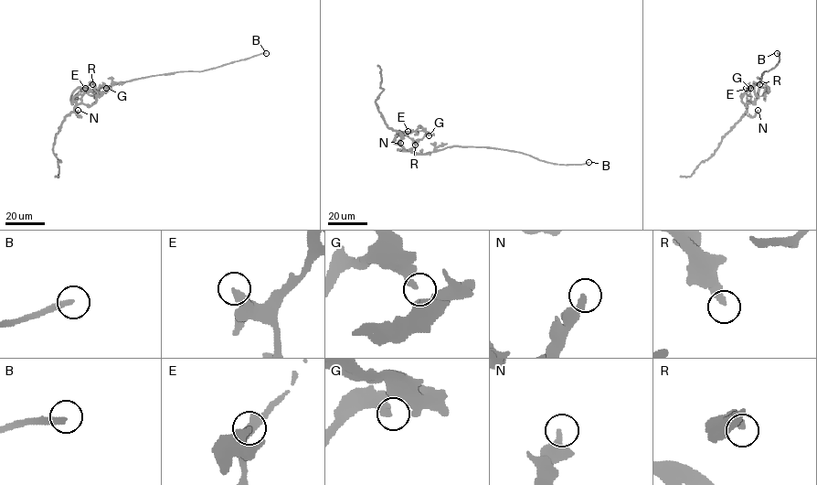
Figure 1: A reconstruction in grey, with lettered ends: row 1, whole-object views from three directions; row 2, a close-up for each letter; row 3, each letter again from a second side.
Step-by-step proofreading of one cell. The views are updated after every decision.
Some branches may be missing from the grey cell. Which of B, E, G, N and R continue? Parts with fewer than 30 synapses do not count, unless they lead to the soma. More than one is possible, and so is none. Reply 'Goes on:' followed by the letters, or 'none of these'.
Goes on: B

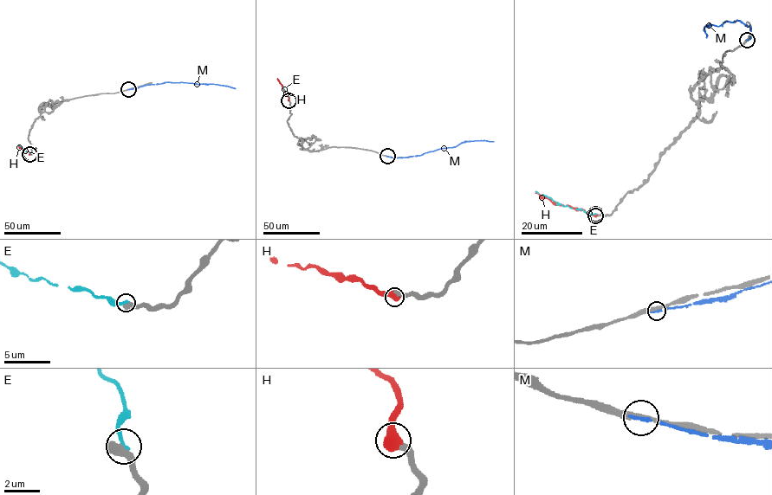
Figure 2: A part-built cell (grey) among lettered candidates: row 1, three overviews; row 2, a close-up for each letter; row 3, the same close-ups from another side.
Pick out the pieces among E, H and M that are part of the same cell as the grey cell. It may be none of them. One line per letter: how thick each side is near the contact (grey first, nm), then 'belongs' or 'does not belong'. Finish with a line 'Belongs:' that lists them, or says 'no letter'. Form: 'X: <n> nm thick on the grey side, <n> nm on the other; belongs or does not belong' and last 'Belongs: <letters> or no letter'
E: 600 nm thick on the grey side, 260 nm on the other; does not belong
H: 600 nm thick on the grey side, 750 nm on the other; belongs
M: 300 nm thick on the grey side, 240 nm on the other; does not belong
Belongs: H

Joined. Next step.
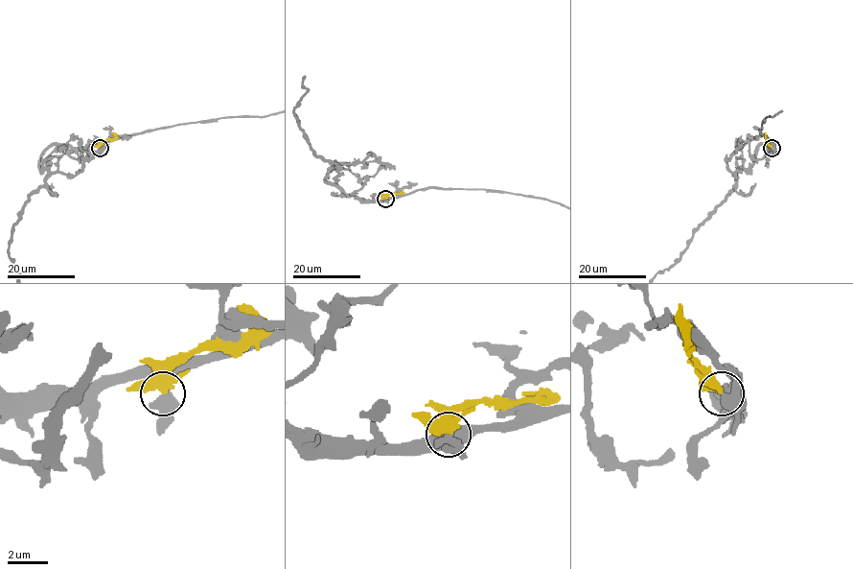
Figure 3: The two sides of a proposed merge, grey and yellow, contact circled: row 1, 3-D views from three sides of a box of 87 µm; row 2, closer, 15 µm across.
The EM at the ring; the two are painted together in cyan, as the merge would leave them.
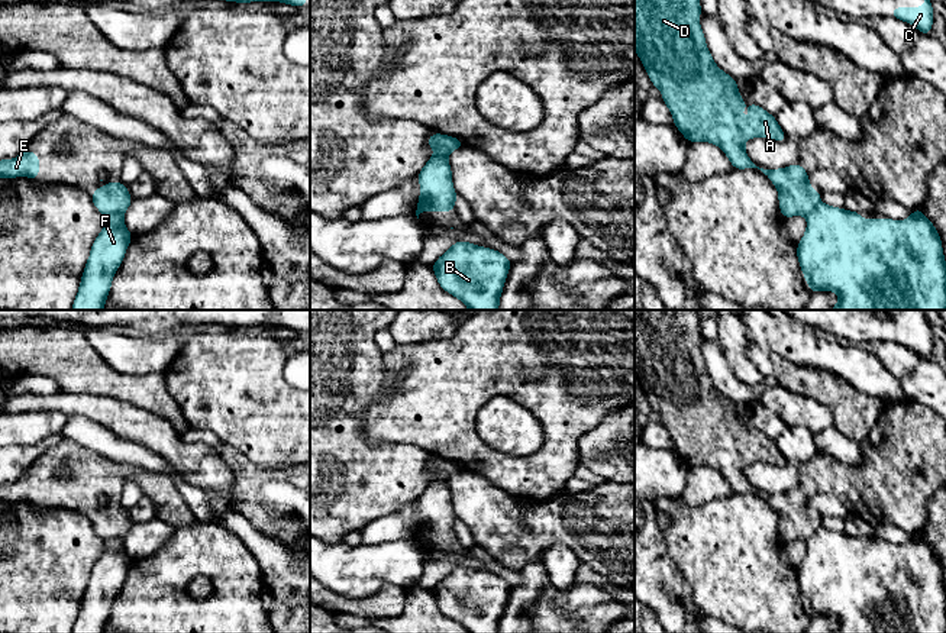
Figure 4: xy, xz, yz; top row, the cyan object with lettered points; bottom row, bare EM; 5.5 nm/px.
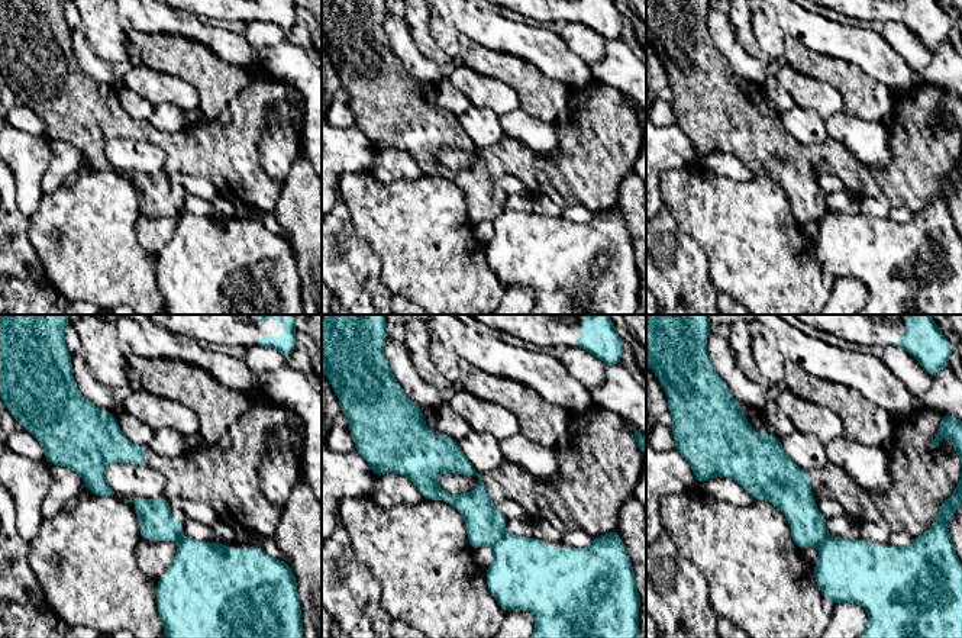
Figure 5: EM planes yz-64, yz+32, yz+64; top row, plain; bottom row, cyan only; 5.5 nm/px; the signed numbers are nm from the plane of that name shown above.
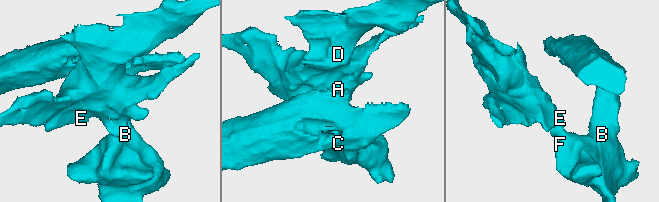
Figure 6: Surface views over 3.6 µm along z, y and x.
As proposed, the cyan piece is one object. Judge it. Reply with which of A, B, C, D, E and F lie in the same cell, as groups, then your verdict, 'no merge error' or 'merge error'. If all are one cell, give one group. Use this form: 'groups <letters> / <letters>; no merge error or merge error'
groups A D E / B C F; merge error

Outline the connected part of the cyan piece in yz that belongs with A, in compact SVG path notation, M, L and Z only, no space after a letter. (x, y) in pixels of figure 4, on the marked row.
M635 0L635 52L643 62L652 85L661 90L661 98L669 109L675 127L682 133L688 143L710 142L717 145L726 154L733 168L761 169L778 190L778 201L782 217L807 217L820 203L821 193L810 187L811 183L808 181L808 172L800 165L800 162L787 168L763 169L750 161L745 151L745 143L748 139L761 136L771 141L784 142L787 139L785 132L771 113L750 101L748 103L750 113L748 120L743 120L740 112L746 103L739 94L737 81L716 65L707 48L704 32L700 26L700 16L700 0Z

